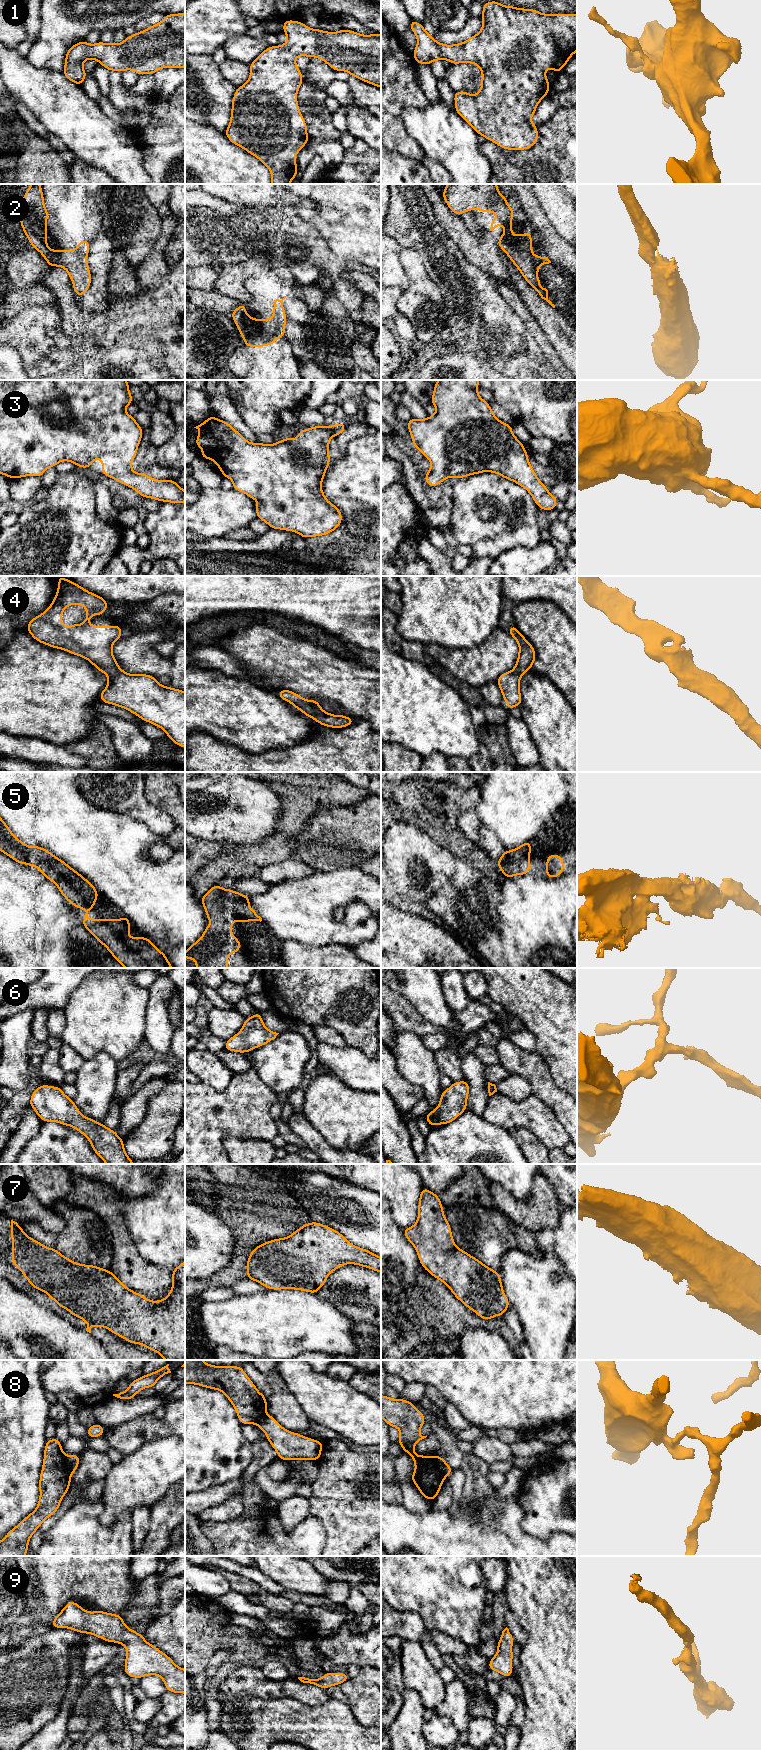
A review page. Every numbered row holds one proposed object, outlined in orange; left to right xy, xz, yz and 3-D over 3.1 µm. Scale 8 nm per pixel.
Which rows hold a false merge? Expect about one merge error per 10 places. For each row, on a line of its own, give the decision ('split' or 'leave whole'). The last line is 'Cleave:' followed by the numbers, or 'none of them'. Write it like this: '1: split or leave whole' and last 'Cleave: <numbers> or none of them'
1: leave whole
2: leave whole
3: leave whole
4: leave whole
5: leave whole
6: leave whole
7: leave whole
8: split
9: leave whole
Cleave: 8

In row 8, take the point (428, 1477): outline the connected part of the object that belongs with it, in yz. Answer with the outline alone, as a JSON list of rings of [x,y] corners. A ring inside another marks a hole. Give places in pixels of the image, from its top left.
[[[384,1395],[381,1396],[381,1417],[390,1427],[400,1430],[398,1443],[415,1463],[410,1480],[425,1499],[434,1501],[446,1477],[439,1467],[438,1456],[418,1456],[414,1452],[415,1444],[427,1437],[419,1433],[426,1420],[423,1413],[412,1402]]]

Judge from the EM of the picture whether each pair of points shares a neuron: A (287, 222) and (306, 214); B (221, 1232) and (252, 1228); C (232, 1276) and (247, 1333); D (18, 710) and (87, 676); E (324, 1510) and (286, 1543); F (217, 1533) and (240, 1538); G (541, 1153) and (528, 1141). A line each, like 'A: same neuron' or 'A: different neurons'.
A: different neurons
B: different neurons
C: different neurons
D: same neuron
E: different neurons
F: same neuron
G: same neuron

